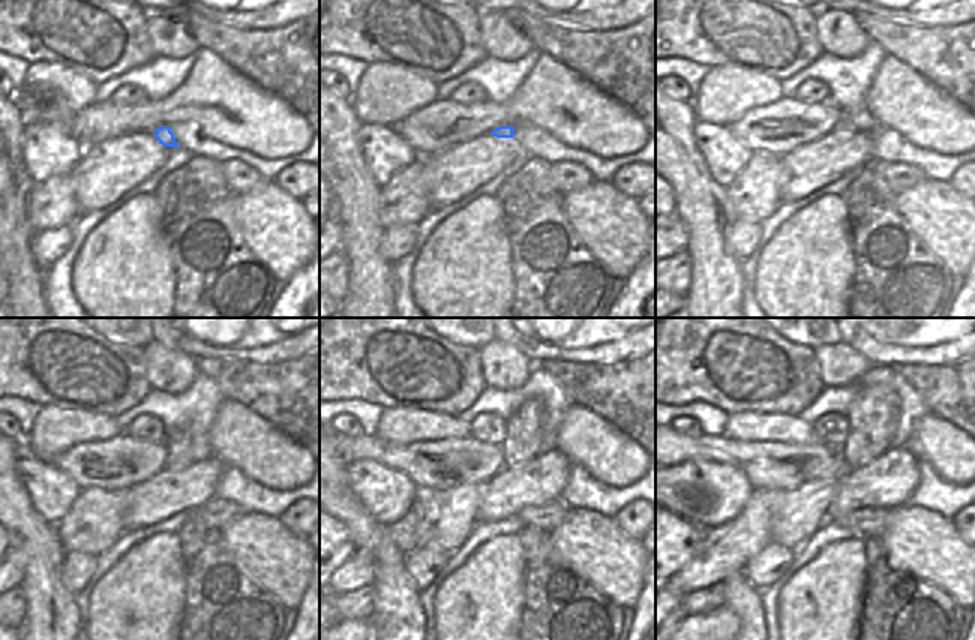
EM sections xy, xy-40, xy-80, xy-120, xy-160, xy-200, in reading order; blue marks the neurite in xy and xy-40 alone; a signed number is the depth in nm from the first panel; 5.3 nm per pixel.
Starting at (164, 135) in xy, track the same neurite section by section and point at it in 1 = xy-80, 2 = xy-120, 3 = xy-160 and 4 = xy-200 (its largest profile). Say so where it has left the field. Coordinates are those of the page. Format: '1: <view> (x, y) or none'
1: xy-80 (846, 125)
2: xy-120 (179, 445)
3: xy-160 (522, 442)
4: xy-200 (873, 415)

